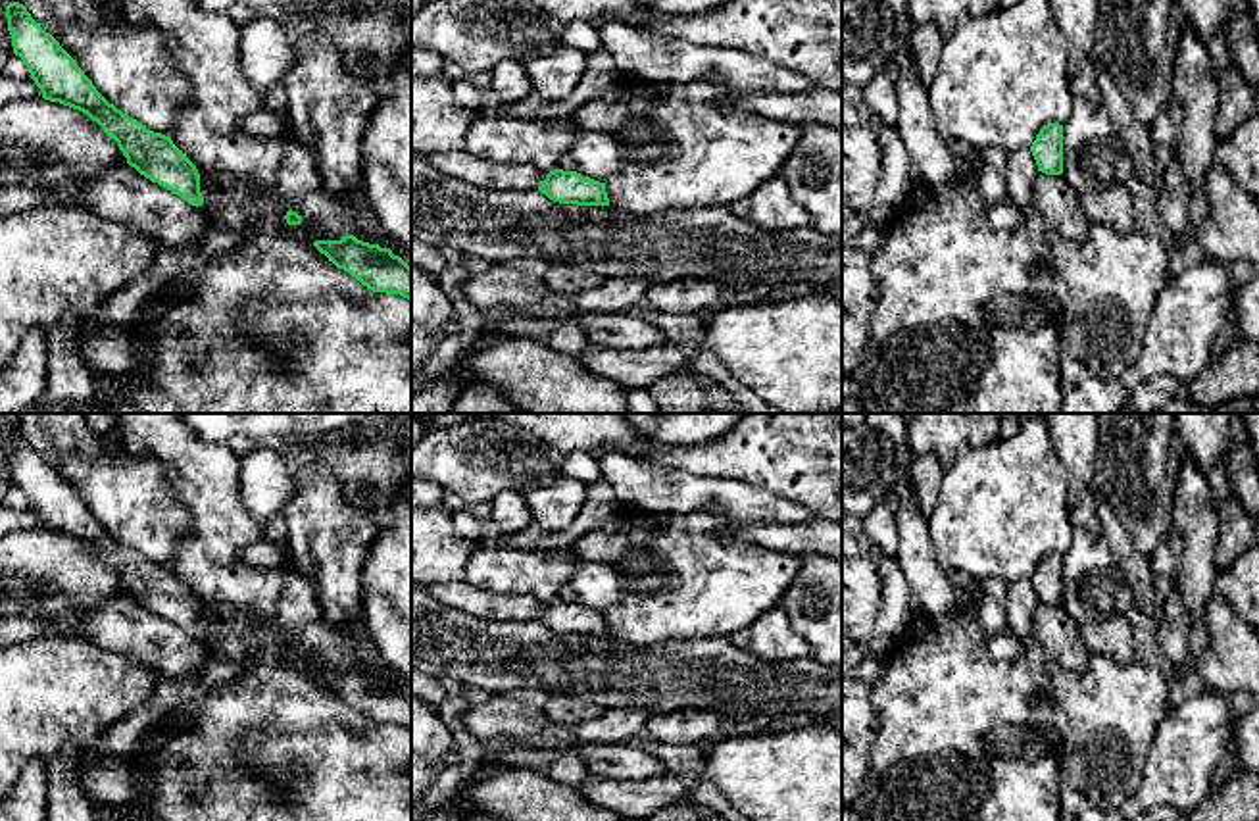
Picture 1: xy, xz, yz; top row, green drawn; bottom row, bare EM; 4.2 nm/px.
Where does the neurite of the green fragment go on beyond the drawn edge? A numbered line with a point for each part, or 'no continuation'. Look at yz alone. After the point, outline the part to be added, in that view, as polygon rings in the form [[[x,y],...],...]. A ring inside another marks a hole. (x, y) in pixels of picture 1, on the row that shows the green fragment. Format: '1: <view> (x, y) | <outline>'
no continuation

